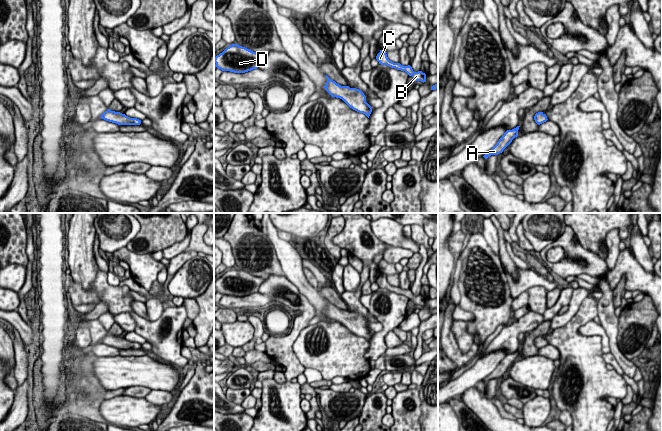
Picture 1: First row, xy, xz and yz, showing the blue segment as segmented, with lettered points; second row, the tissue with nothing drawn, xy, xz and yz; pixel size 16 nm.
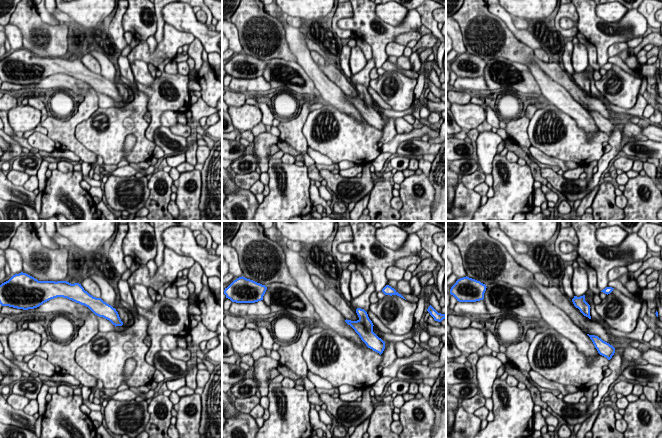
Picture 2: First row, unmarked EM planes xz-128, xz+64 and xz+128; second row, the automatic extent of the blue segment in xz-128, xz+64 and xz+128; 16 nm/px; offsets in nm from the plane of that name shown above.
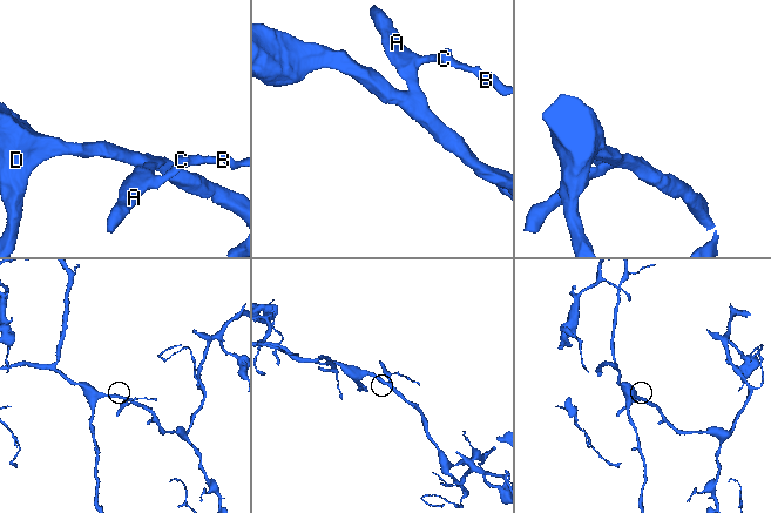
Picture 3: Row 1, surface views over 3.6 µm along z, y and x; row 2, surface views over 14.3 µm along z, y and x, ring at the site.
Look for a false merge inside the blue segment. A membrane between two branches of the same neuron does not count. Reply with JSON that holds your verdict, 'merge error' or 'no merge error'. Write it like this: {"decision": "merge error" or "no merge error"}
{"decision": "no merge error"}

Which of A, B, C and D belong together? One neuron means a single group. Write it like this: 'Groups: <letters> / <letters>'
Groups: A B C D

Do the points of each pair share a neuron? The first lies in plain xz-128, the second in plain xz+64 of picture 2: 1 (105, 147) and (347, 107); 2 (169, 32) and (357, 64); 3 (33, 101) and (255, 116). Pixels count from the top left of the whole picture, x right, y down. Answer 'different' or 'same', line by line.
1: different
2: different
3: different

